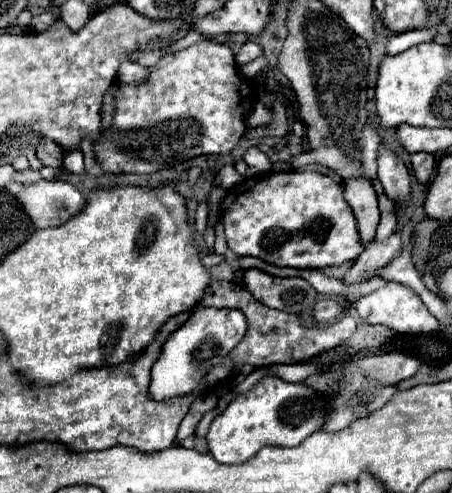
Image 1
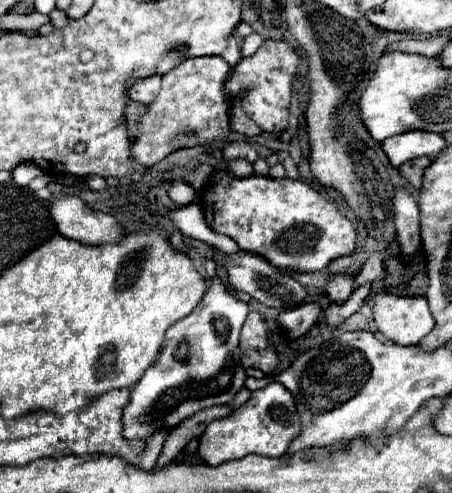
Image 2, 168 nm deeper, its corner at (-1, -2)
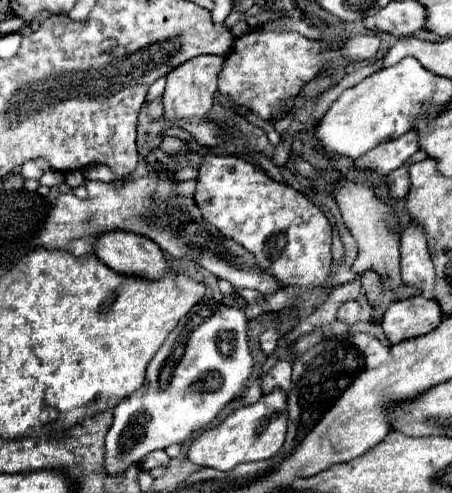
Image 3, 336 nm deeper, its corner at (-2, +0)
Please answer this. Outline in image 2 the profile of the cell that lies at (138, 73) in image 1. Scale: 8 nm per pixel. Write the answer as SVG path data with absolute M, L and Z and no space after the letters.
M152 76L152 78L144 78L138 84L134 84L128 90L128 96L134 102L142 102L142 104L150 104L160 92L160 76Z

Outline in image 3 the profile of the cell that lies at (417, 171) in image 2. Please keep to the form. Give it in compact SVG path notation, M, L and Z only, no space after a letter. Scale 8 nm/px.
M419 150L417 154L413 154L413 158L409 158L401 168L397 168L397 170L393 170L389 176L387 176L387 180L389 180L389 188L391 188L391 194L395 196L395 198L405 198L407 194L409 194L409 166L411 164L415 164L415 162L421 162L421 160L425 160L425 158L429 158L423 150Z

